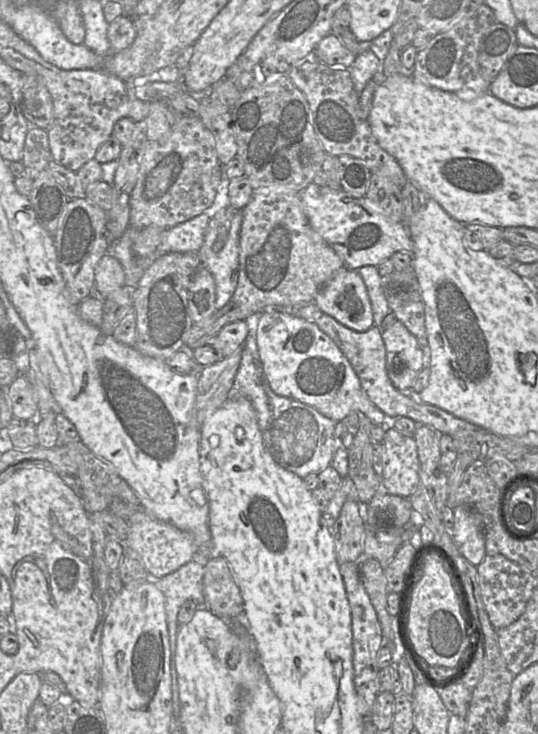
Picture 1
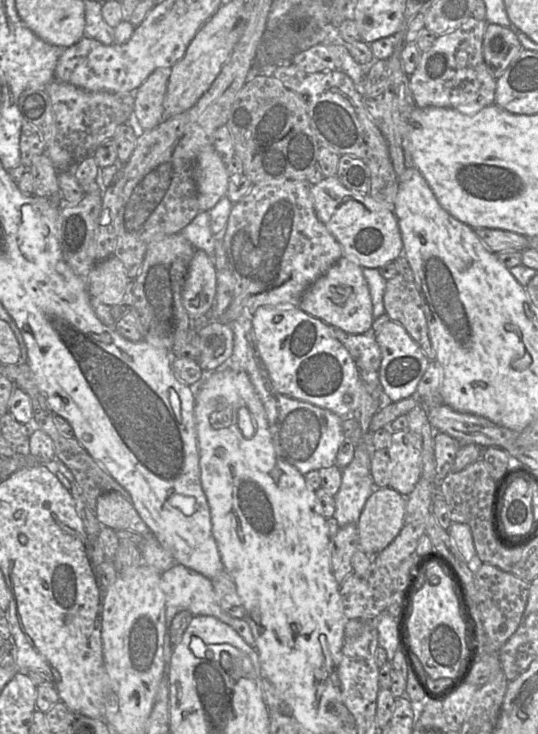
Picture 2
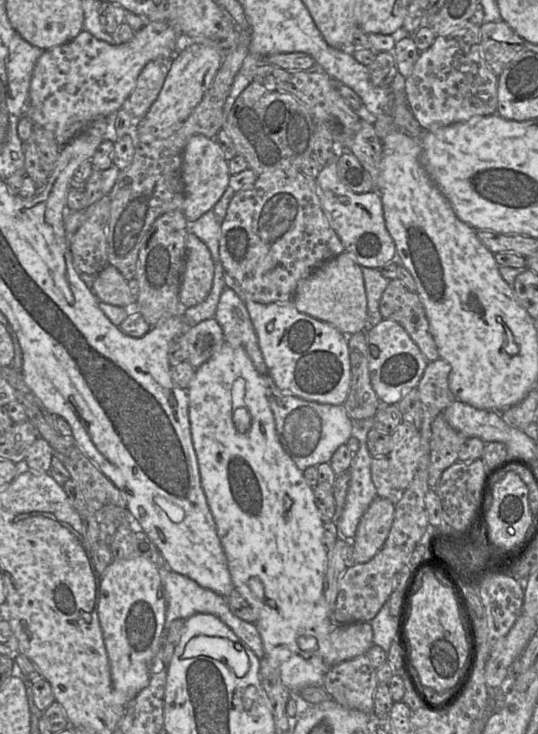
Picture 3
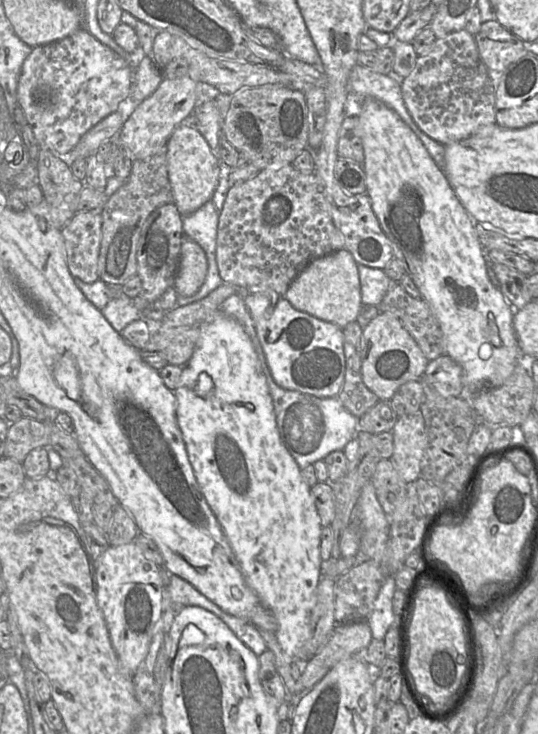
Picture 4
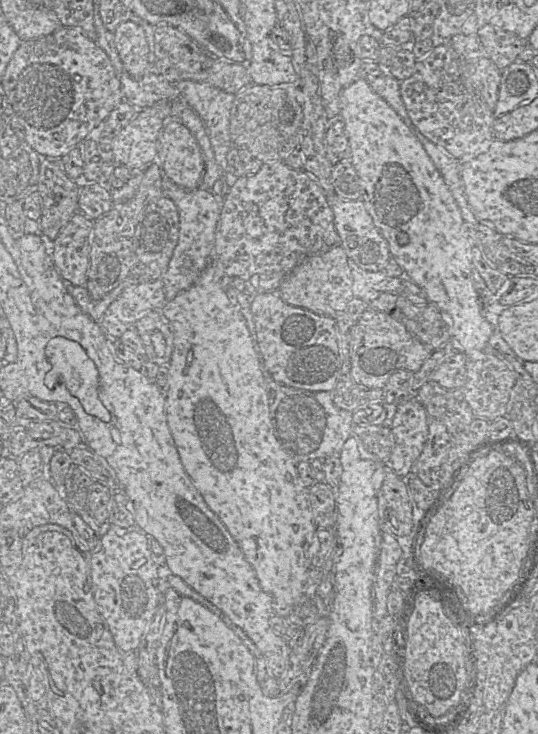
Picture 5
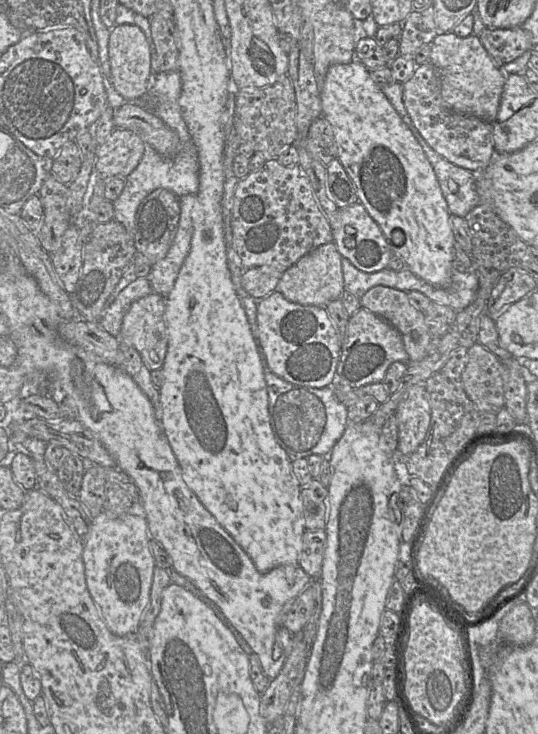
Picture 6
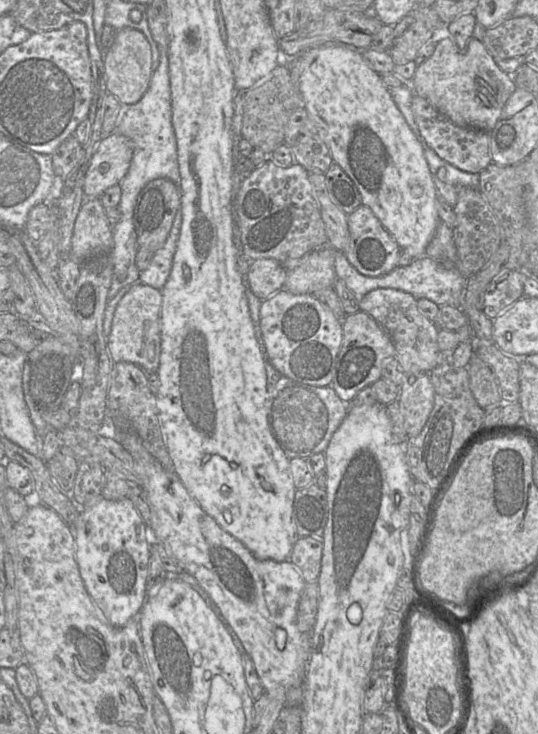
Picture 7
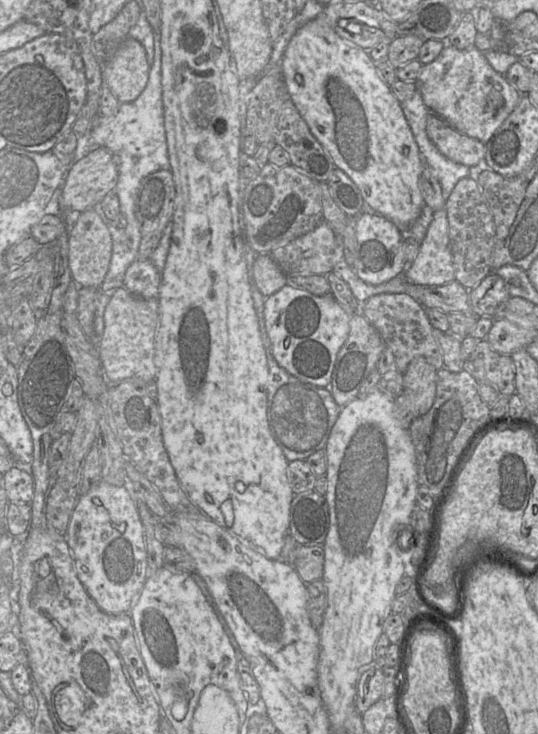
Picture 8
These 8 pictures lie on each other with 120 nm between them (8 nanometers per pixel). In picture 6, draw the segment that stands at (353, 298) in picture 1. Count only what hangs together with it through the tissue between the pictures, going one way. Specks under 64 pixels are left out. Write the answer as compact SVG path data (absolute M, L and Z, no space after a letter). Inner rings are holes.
M326 243L312 250L288 268L281 275L275 290L291 302L325 307L330 301L340 299L344 291L342 258L335 243Z

